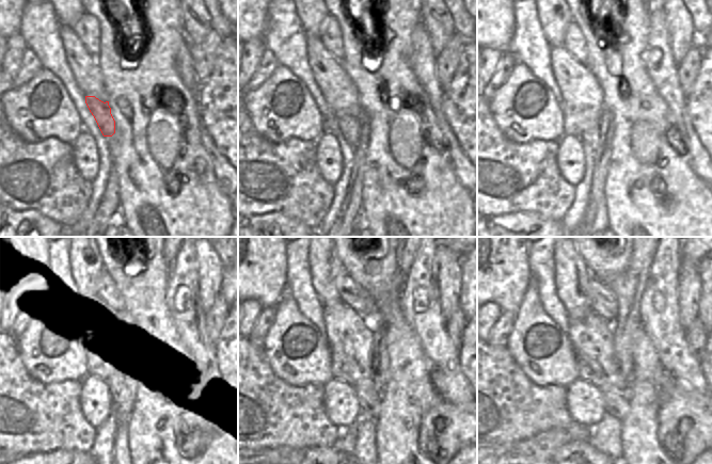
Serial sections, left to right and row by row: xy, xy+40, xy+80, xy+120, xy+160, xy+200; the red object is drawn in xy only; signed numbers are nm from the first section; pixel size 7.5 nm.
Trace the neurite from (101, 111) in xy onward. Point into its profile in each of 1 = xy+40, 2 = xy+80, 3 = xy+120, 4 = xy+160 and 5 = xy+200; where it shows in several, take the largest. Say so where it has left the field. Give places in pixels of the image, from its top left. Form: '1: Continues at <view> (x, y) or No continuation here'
1: Continues at xy+40 (349, 126)
2: Continues at xy+80 (591, 137)
3: Continues at xy+120 (123, 393)
4: Continues at xy+160 (366, 390)
5: Continues at xy+200 (617, 405)

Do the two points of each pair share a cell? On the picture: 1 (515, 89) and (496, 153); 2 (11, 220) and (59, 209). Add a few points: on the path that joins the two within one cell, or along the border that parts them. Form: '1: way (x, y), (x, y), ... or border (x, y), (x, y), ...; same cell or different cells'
1: border (490, 110), (496, 126), (509, 140), (525, 142); different cells
2: border (15, 209), (34, 209), (62, 225); different cells

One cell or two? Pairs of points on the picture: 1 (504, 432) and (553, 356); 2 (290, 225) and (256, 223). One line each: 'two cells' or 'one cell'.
1: two cells
2: one cell

